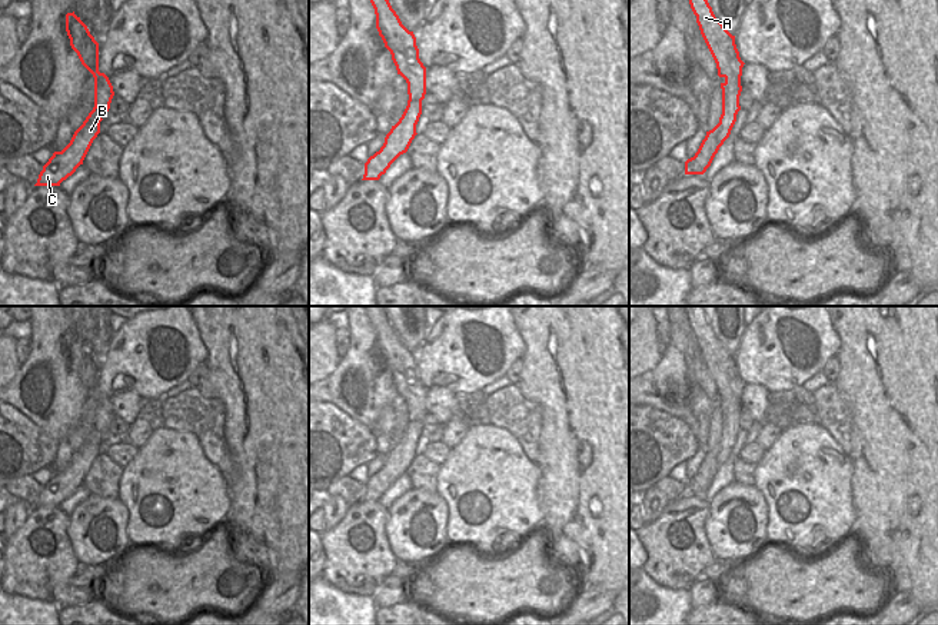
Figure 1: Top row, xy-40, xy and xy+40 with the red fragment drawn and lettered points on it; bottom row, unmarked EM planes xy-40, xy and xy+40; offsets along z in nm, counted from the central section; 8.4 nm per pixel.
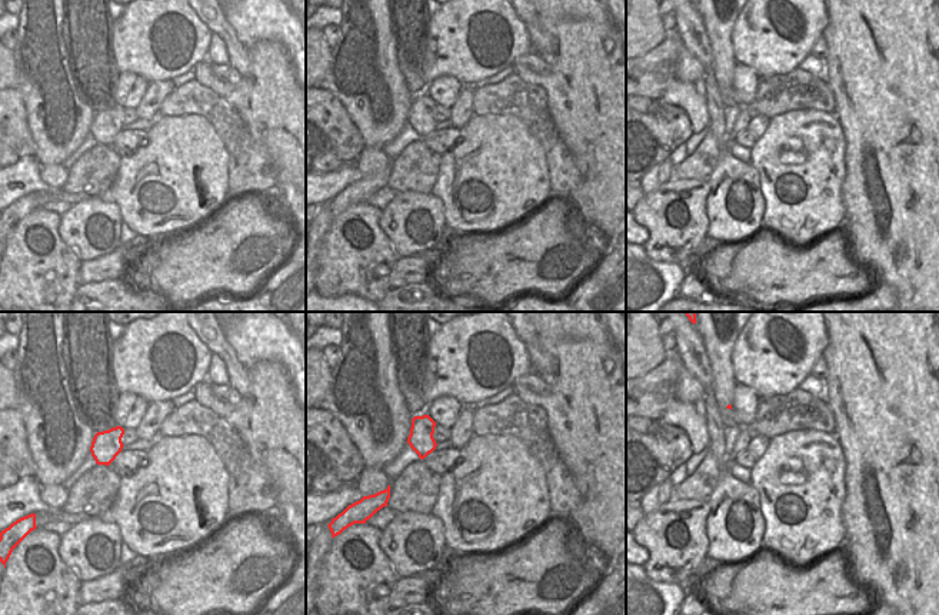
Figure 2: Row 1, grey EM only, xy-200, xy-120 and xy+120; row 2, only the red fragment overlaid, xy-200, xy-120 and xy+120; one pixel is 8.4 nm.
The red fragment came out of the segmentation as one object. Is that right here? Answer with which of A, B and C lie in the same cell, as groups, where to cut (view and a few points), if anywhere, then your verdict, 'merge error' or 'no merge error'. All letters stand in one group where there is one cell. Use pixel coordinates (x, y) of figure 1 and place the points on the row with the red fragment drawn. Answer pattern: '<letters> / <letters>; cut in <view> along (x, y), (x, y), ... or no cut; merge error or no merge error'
A / B C; cut in xy along (408, 83), (413, 95), (421, 100); merge error

